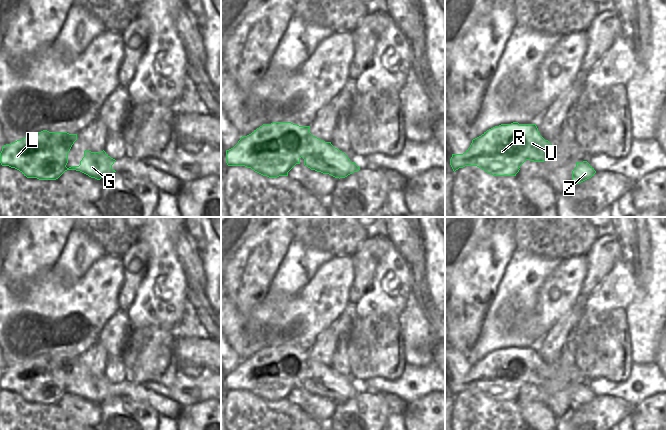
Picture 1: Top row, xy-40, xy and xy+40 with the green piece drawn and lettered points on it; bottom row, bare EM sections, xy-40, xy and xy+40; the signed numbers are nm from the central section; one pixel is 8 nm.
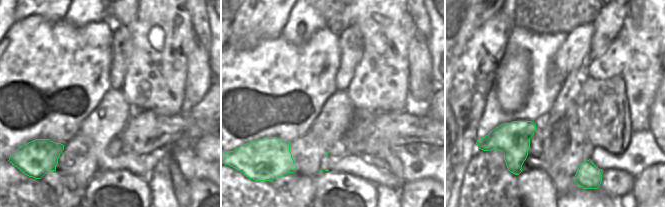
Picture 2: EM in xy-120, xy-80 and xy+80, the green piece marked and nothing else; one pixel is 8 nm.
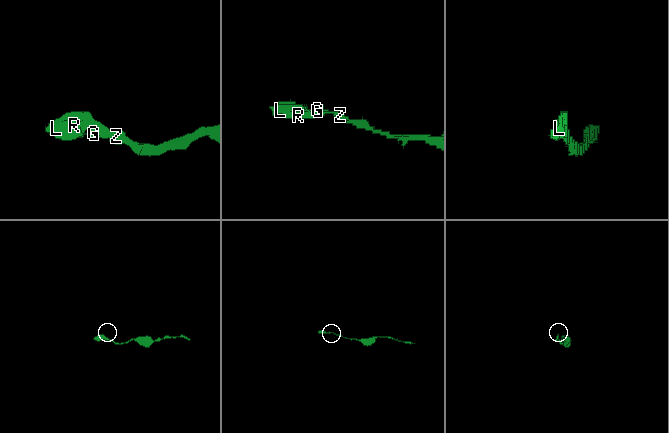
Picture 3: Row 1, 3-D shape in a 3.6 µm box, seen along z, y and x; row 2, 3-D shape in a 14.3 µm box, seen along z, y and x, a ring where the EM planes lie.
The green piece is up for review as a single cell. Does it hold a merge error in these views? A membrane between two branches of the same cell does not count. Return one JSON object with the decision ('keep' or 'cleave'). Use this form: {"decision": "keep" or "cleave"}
{"decision": "keep"}

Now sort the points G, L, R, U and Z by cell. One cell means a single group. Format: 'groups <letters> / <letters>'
groups G L R U Z

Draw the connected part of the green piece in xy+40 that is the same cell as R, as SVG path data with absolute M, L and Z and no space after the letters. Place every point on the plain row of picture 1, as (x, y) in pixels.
M501 348L472 364L463 378L452 378L450 389L455 396L465 390L477 390L493 400L516 400L520 390L526 385L544 386L554 371L539 357L536 348Z

